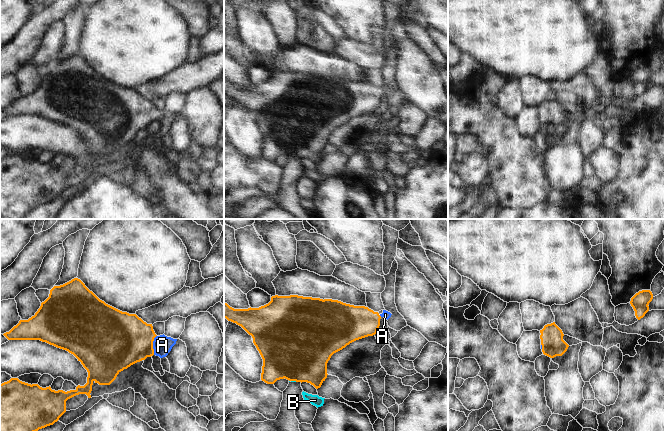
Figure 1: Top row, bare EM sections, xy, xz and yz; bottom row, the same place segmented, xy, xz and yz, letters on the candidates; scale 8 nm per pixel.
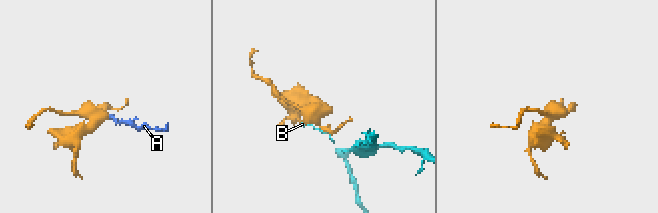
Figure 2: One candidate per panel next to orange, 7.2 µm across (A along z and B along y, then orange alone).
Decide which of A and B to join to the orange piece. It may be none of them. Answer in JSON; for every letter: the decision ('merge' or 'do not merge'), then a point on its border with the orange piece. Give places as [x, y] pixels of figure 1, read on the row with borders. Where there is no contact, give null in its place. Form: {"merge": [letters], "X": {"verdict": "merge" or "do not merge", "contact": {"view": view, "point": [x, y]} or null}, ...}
{"merge": ["A"], "A": {"verdict": "merge", "contact": {"view": "xy", "point": [152, 345]}}, "B": {"verdict": "do not merge", "contact": {"view": "xz", "point": [294, 380]}}}

